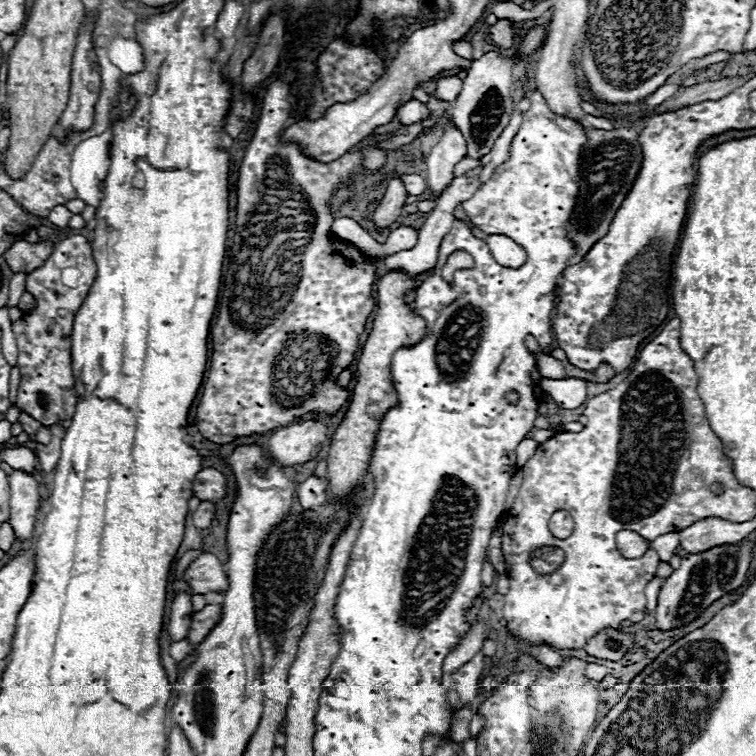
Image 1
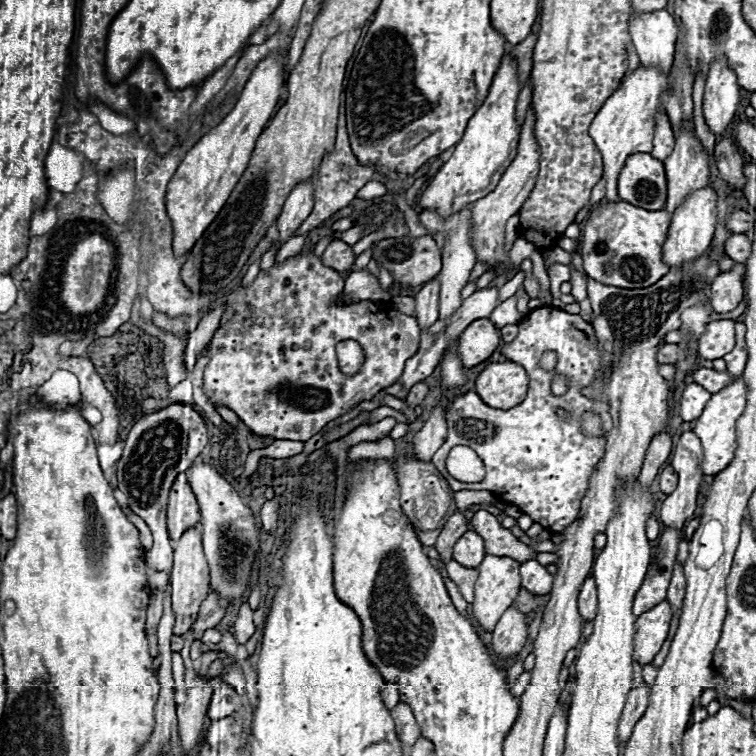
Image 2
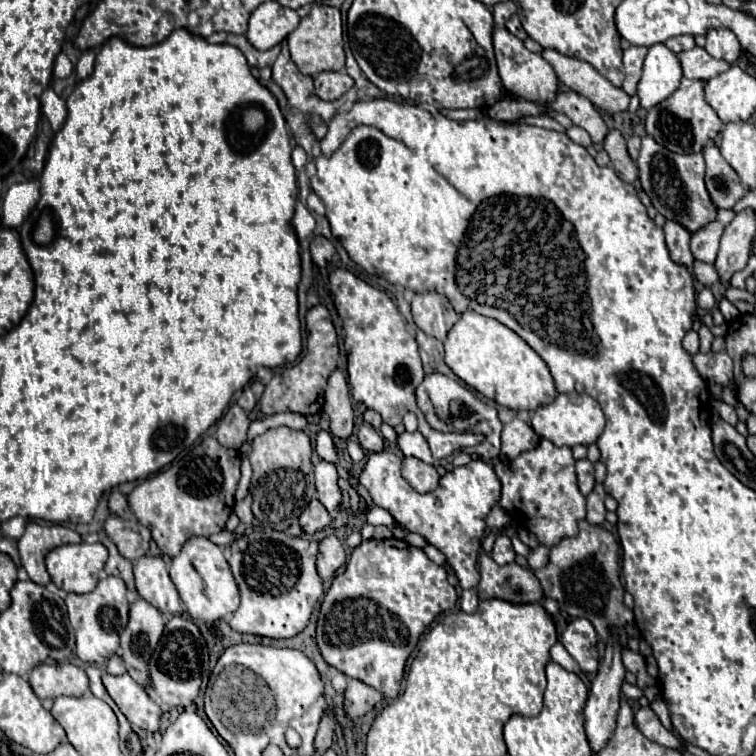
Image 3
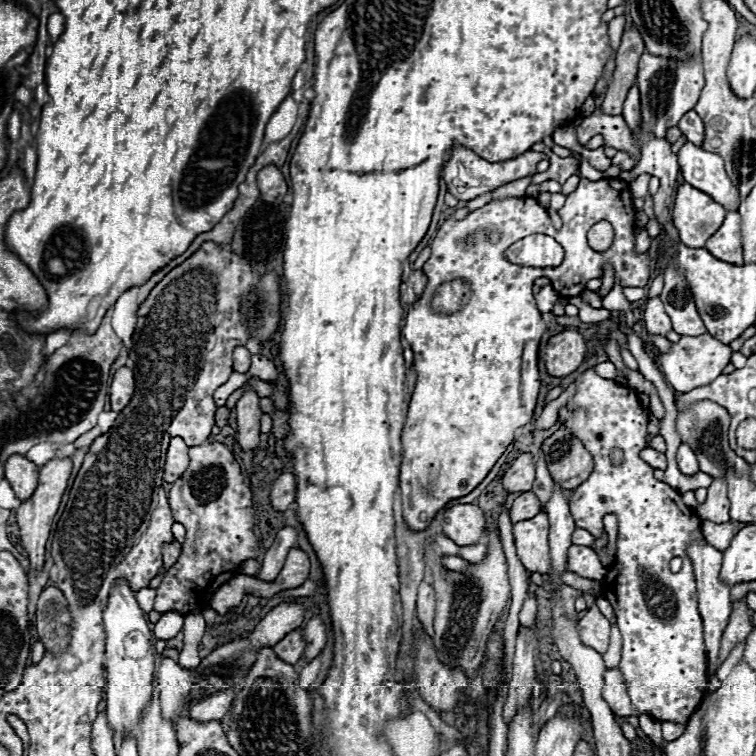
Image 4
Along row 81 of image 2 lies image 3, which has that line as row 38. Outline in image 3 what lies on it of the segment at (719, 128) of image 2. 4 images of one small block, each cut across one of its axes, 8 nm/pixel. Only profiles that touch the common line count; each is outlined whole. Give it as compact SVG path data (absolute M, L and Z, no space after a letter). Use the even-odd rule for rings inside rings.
M710 30L706 34L706 52L712 58L726 60L728 64L736 64L740 56L740 44L738 38L730 30Z

